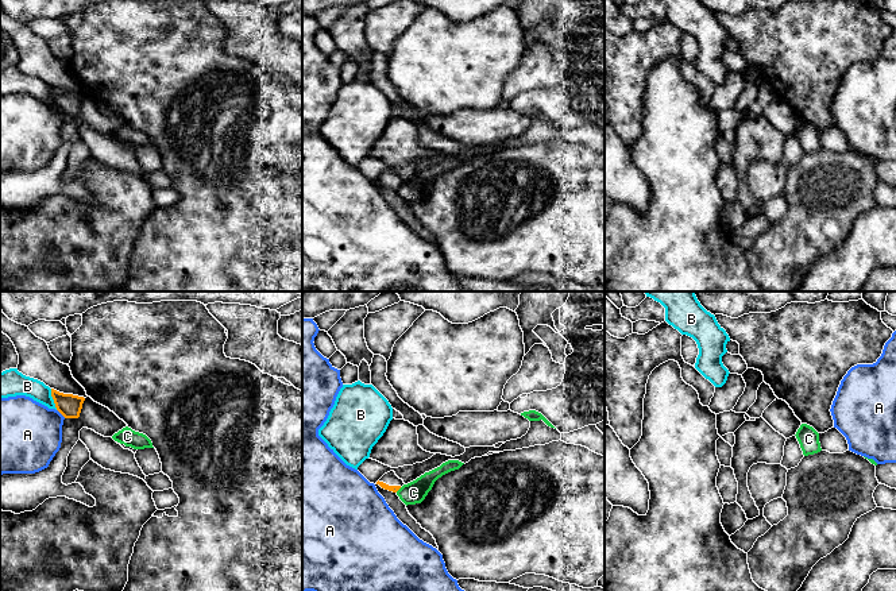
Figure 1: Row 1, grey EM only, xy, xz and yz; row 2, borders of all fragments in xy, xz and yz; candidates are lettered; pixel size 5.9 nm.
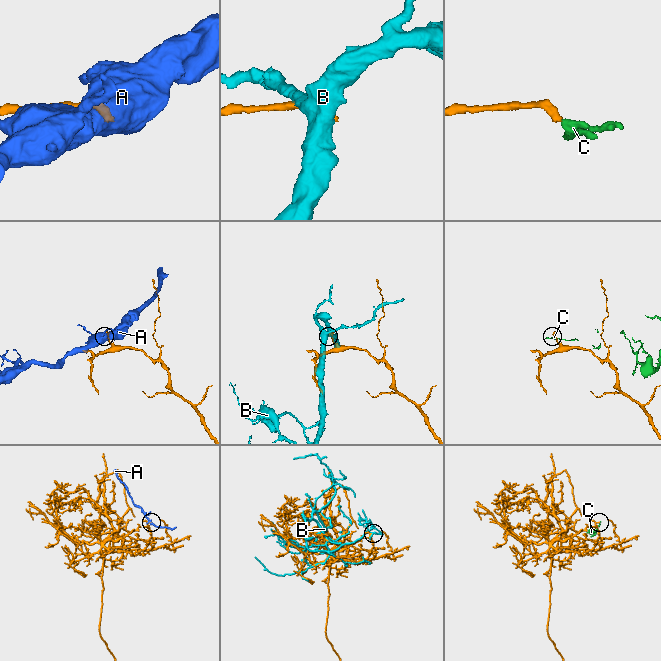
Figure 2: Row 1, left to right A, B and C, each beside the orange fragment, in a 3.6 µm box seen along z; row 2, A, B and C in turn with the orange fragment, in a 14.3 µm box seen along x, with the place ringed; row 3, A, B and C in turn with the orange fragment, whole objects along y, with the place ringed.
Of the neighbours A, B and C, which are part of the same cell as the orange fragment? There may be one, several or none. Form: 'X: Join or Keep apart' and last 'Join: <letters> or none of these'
A: Keep apart
B: Keep apart
C: Keep apart
Join: none of these

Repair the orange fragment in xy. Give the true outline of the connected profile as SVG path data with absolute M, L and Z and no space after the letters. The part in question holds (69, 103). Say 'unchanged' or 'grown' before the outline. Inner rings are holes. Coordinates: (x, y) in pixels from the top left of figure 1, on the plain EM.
unchanged; M51 86L51 94L54 97L57 108L65 115L65 116L78 116L82 101L85 98L84 94L73 93L73 92L63 92L54 86Z

